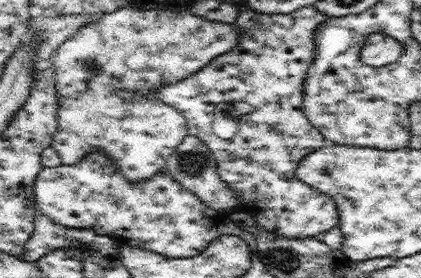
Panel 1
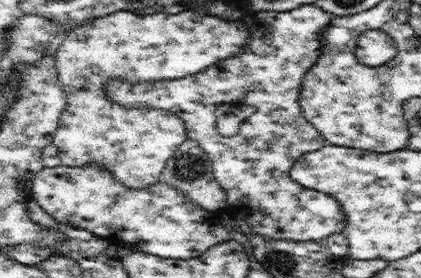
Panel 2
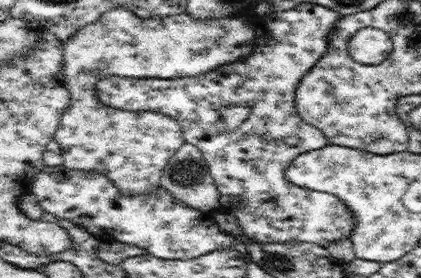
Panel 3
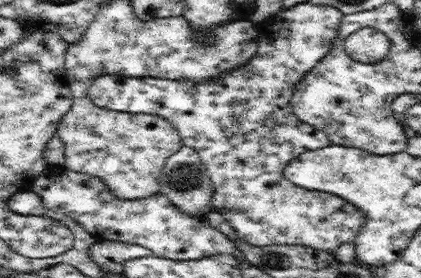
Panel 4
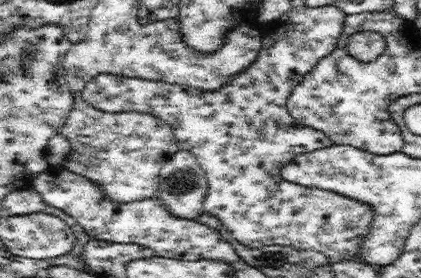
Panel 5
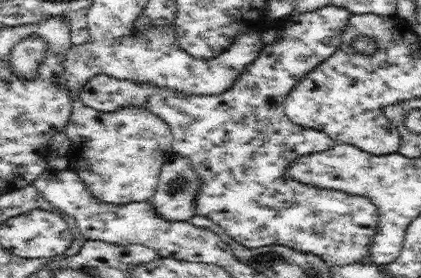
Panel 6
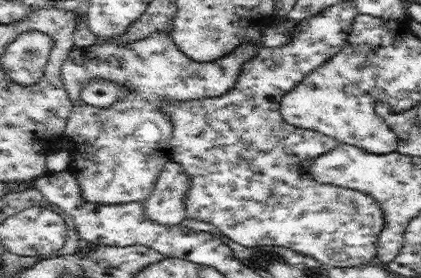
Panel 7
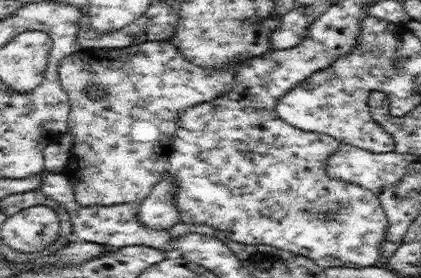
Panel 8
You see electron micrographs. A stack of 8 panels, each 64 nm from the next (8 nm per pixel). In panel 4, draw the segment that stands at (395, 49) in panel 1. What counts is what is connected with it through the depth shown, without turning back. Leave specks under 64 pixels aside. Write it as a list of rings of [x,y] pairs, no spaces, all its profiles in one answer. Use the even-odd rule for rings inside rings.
[[[373,28],[357,30],[345,38],[345,54],[367,66],[381,62],[389,52],[389,38]]]

